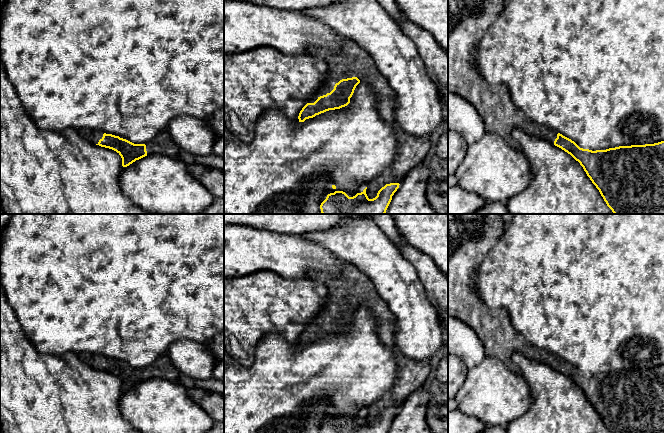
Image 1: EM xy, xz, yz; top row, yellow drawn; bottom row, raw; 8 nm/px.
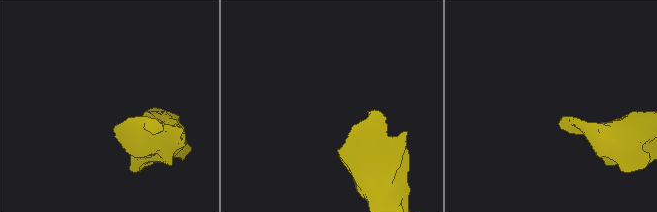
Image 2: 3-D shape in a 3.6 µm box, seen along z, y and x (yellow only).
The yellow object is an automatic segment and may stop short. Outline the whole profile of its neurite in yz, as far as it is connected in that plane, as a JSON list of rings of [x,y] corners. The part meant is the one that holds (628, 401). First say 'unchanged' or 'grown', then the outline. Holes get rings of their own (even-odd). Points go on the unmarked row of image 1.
grown; [[[480,214],[480,218],[481,230],[473,238],[463,240],[448,258],[448,317],[469,325],[483,343],[486,356],[500,359],[511,371],[520,374],[520,369],[513,362],[513,354],[520,352],[570,378],[583,391],[610,433],[664,433],[664,365],[596,375],[580,372],[557,355],[529,344],[512,326],[506,309],[490,308],[483,303],[472,278],[507,225],[500,214]]]

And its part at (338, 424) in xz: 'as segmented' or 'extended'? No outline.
as segmented

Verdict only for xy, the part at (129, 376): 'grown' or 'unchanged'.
grown

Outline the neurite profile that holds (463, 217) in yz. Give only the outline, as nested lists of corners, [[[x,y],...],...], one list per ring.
[[[454,214],[456,219],[461,221],[475,221],[480,217],[480,214]]]

